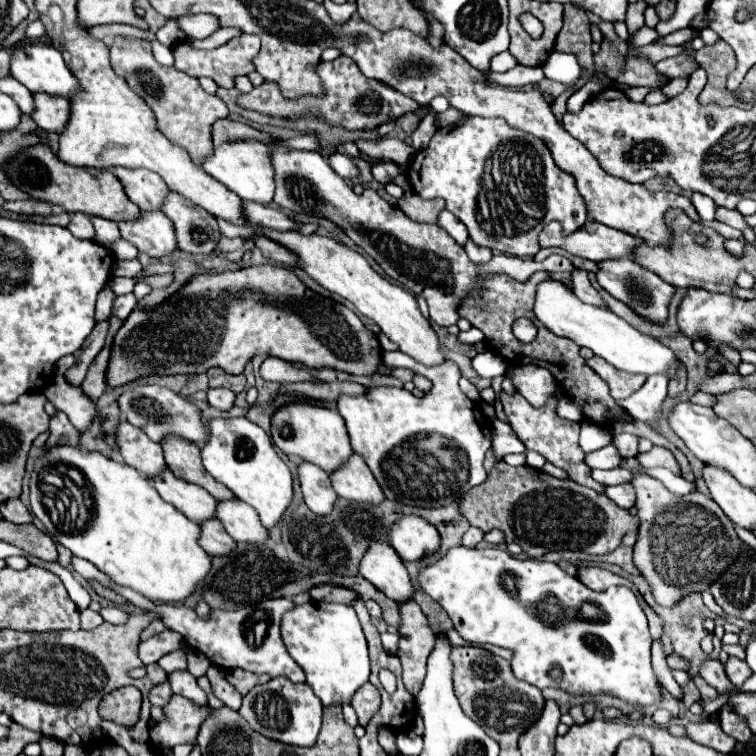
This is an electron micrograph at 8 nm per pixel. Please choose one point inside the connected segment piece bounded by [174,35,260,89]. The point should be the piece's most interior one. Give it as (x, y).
(223, 64)

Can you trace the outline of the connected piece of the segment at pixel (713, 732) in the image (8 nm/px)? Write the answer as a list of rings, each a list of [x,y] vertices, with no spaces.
[[[700,721],[700,723],[688,723],[686,725],[686,735],[706,747],[712,749],[734,749],[736,739],[728,737],[726,733],[722,733],[722,729],[712,723],[712,721]]]

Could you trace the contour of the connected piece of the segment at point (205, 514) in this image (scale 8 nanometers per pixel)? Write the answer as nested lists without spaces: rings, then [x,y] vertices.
[[[164,471],[156,475],[154,489],[160,497],[180,509],[190,521],[202,523],[216,515],[216,499],[204,491],[204,487],[188,483],[176,477],[172,471]]]

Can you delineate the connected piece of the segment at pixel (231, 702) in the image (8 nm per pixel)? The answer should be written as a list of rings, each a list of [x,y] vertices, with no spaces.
[[[212,665],[212,667],[208,669],[206,677],[208,677],[210,683],[212,683],[214,695],[216,695],[216,697],[226,705],[226,707],[238,711],[240,705],[242,705],[242,695],[236,693],[236,691],[232,689],[232,685],[230,685],[230,683],[226,681],[226,677],[224,677],[224,671],[218,669],[216,665]]]

